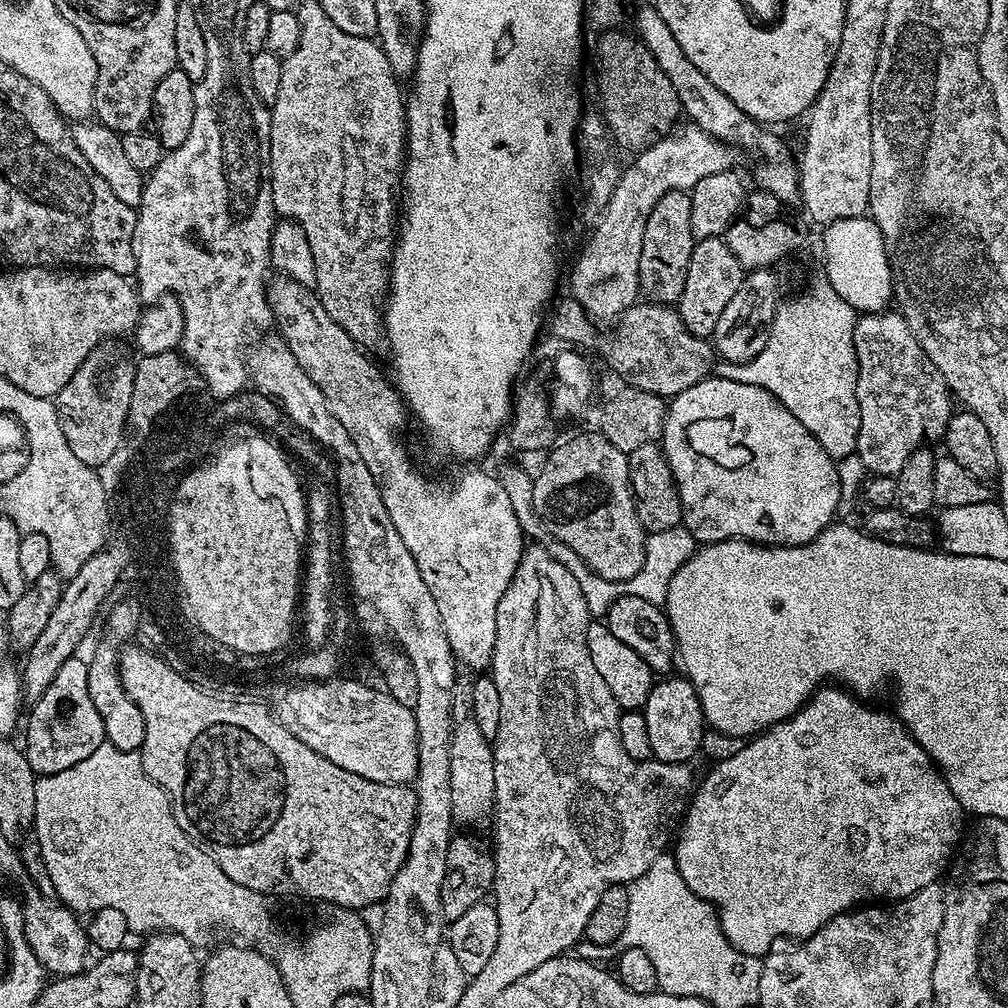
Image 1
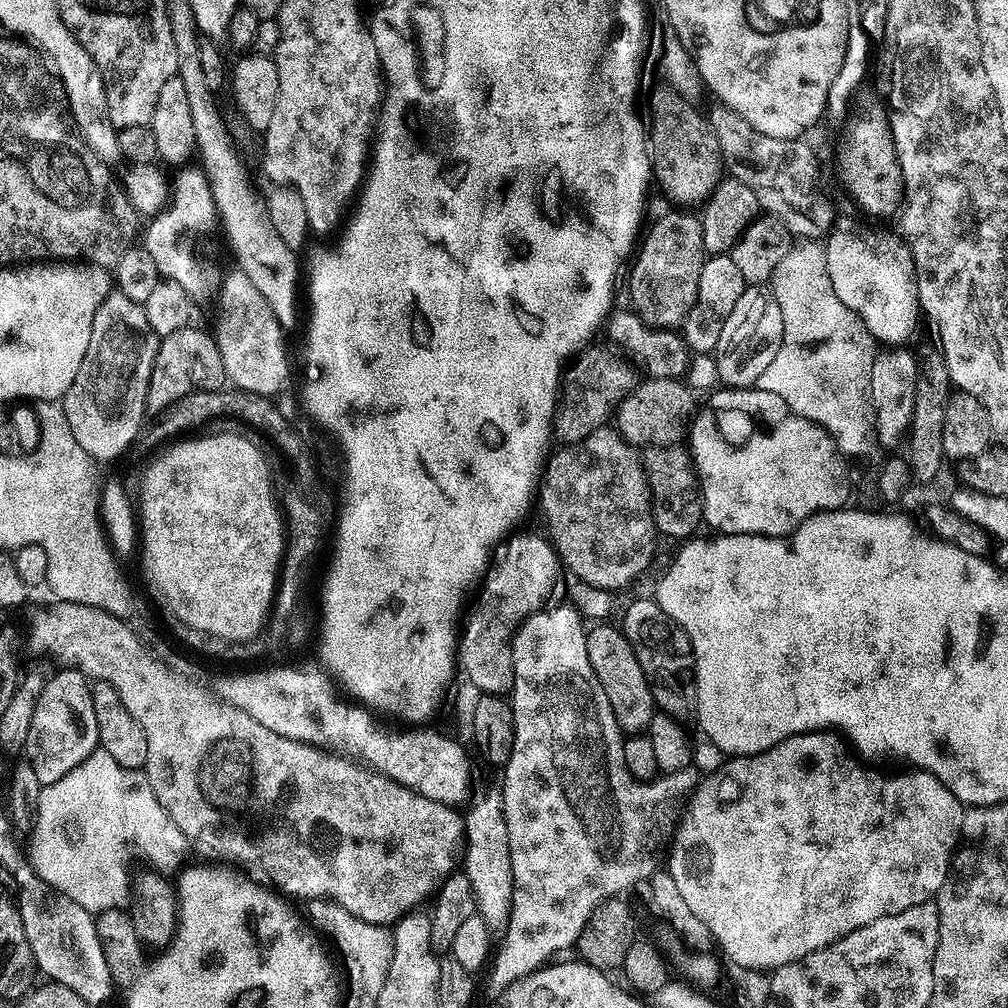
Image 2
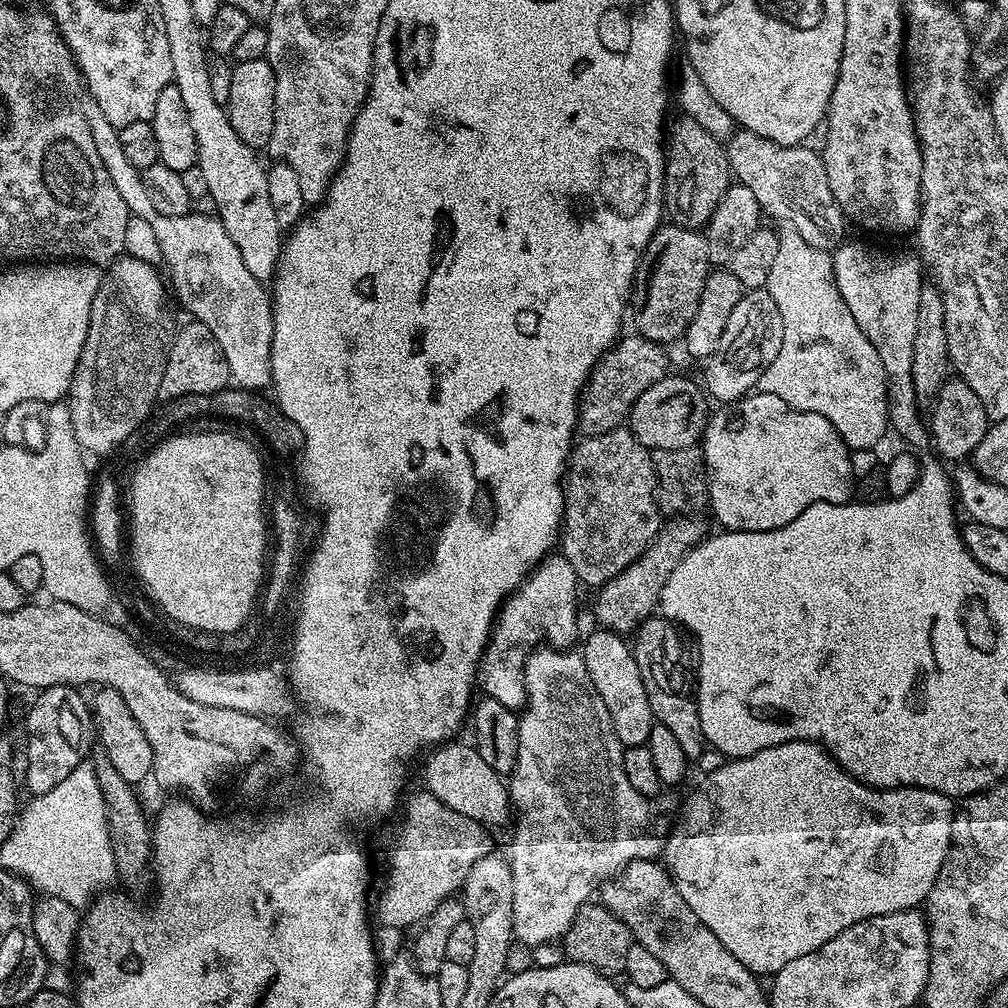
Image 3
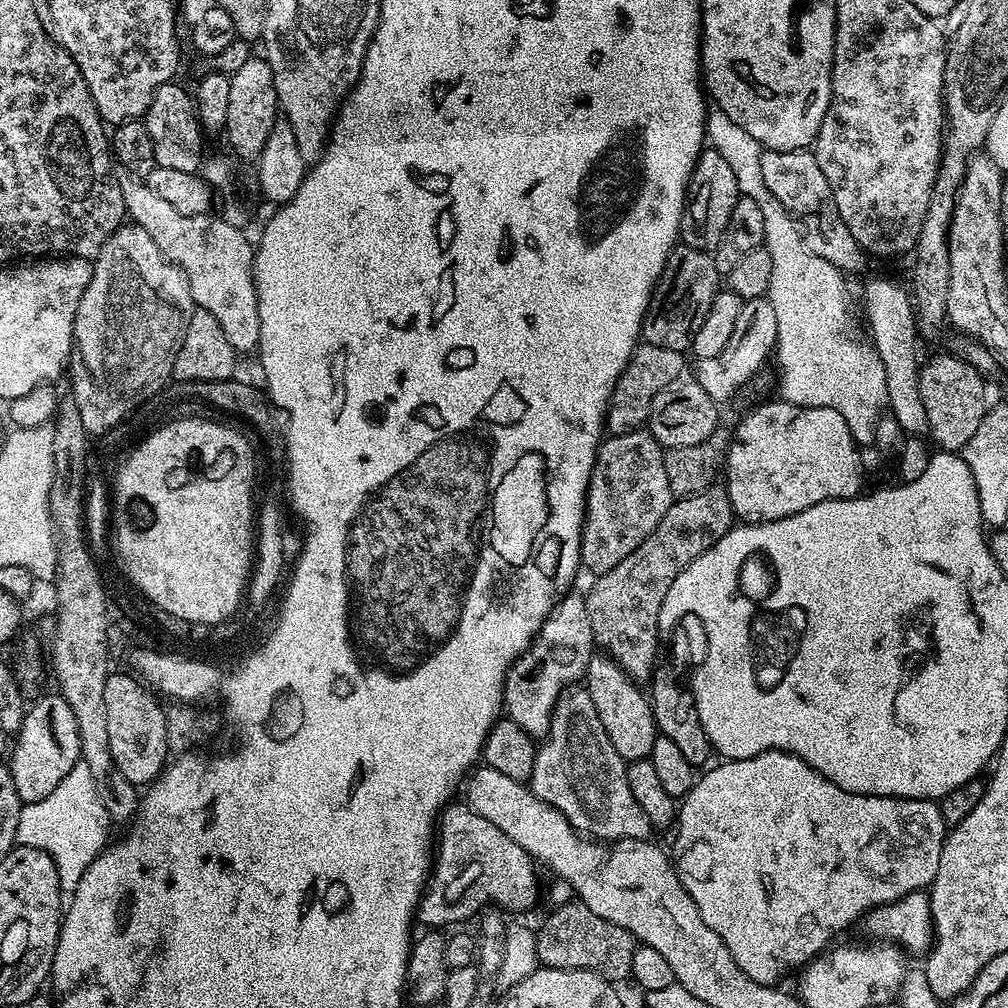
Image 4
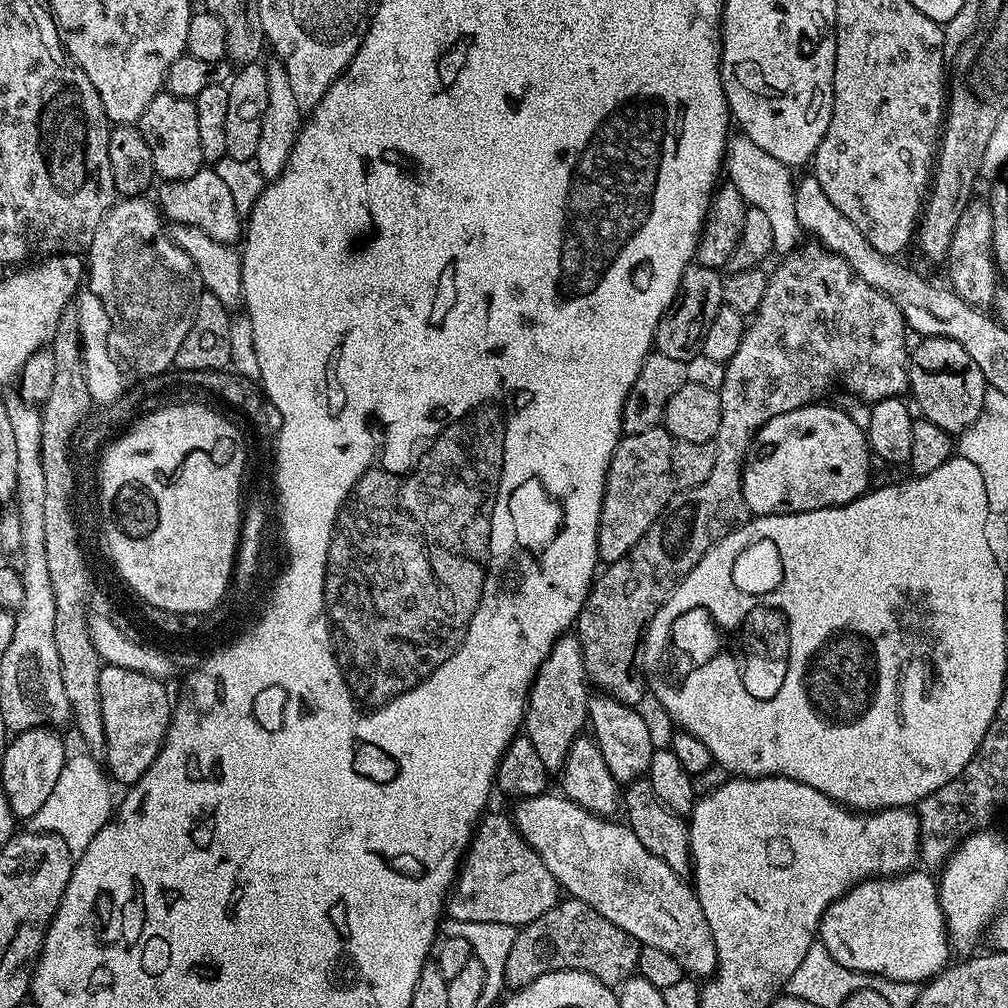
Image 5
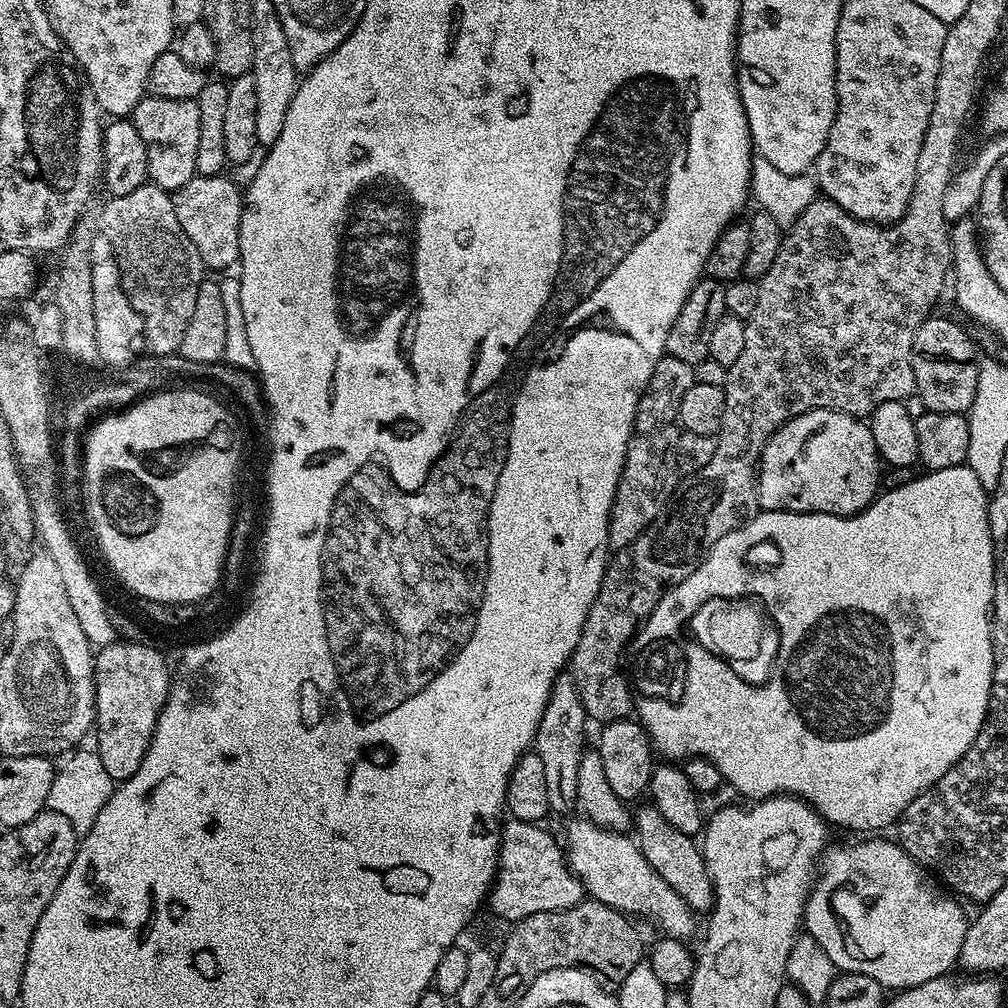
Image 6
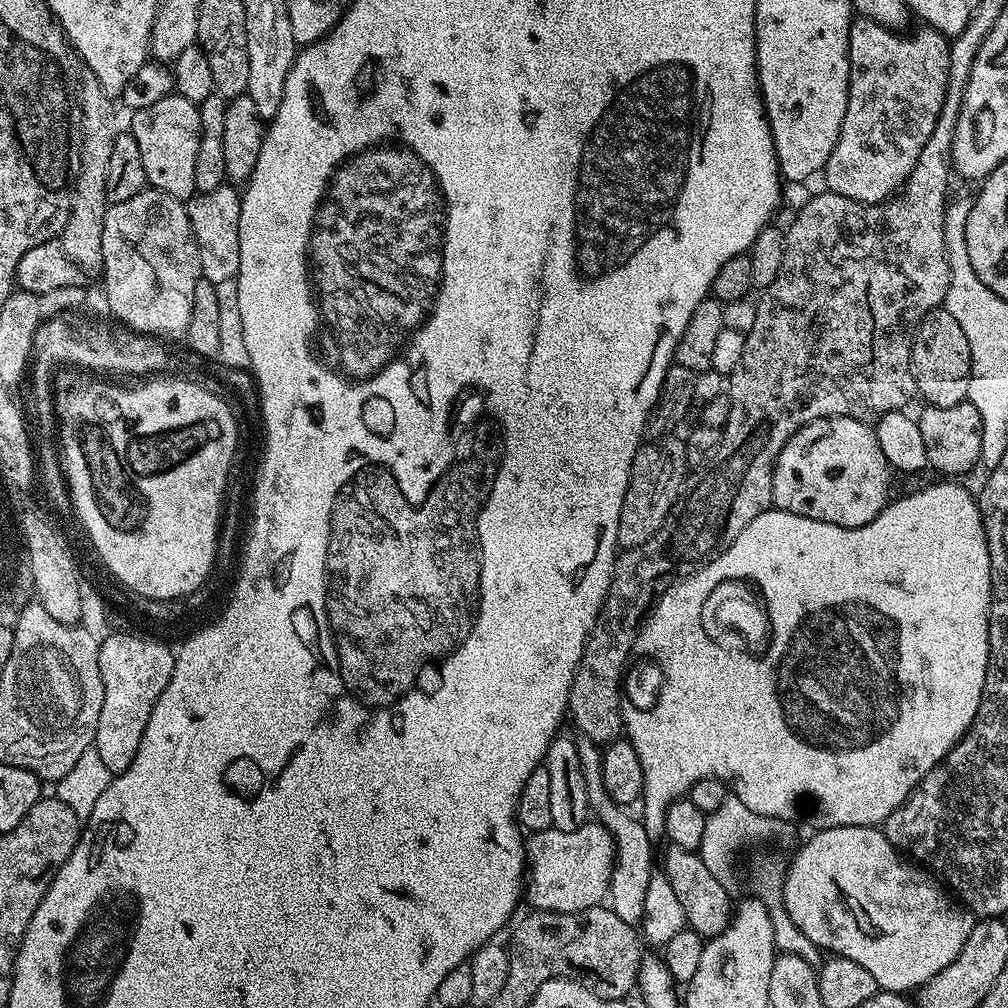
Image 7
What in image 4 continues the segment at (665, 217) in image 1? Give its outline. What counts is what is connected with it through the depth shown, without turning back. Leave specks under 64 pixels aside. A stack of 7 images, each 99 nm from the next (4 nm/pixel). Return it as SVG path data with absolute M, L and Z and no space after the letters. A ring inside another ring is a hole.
M683 242L677 243L668 256L655 290L652 291L644 315L643 343L687 353L694 342L694 334L698 334L702 322L706 322L706 314L710 314L710 302L714 302L721 288L722 277L714 266L712 252L691 248Z

